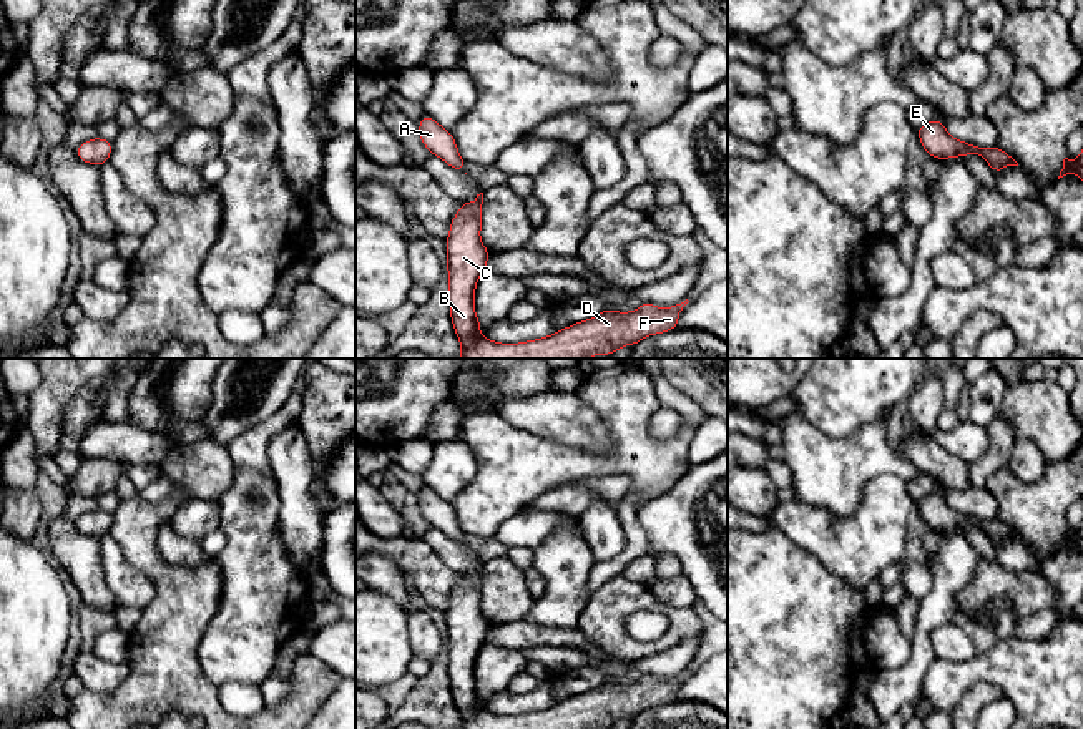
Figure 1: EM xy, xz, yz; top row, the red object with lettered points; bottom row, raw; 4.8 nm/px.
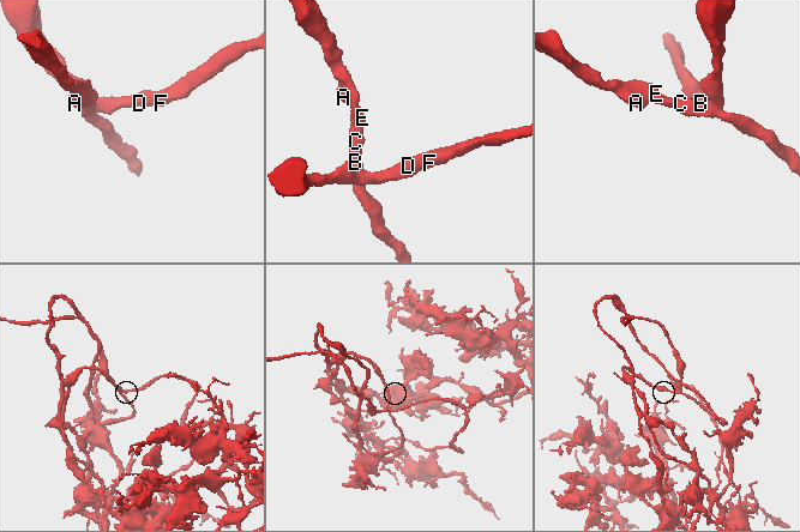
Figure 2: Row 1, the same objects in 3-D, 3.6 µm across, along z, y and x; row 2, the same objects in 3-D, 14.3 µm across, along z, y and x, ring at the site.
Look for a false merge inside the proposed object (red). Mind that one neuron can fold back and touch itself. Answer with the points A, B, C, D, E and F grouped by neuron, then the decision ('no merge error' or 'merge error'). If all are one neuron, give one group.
groups A B C D E F; no merge error

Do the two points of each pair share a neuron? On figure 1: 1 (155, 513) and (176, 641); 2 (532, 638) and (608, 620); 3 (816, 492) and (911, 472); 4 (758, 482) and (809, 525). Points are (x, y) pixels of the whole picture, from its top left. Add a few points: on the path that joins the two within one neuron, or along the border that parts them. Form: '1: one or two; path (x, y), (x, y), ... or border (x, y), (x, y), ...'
1: one; path (147, 545), (147, 558), (176, 588), (176, 610)
2: two; border (577, 626), (595, 645), (608, 651)
3: one; path (839, 469), (844, 465), (887, 465)
4: two; border (779, 503), (771, 517)

